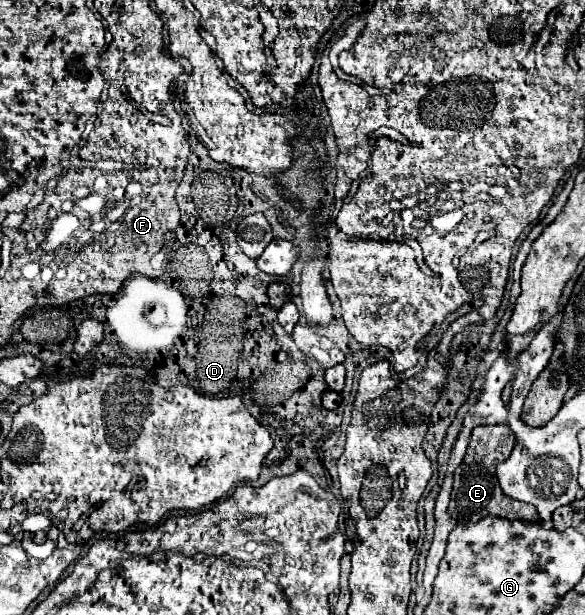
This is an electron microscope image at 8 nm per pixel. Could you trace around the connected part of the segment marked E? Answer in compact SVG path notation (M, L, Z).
M505 424L497 426L477 426L471 434L471 444L467 450L467 456L463 464L455 470L455 486L451 494L451 504L449 504L449 514L457 522L479 522L481 518L489 514L497 514L507 520L523 520L523 522L539 522L537 510L533 506L523 506L523 502L503 498L497 476L495 476L495 466L497 458L509 458L511 450L515 446L515 436Z

